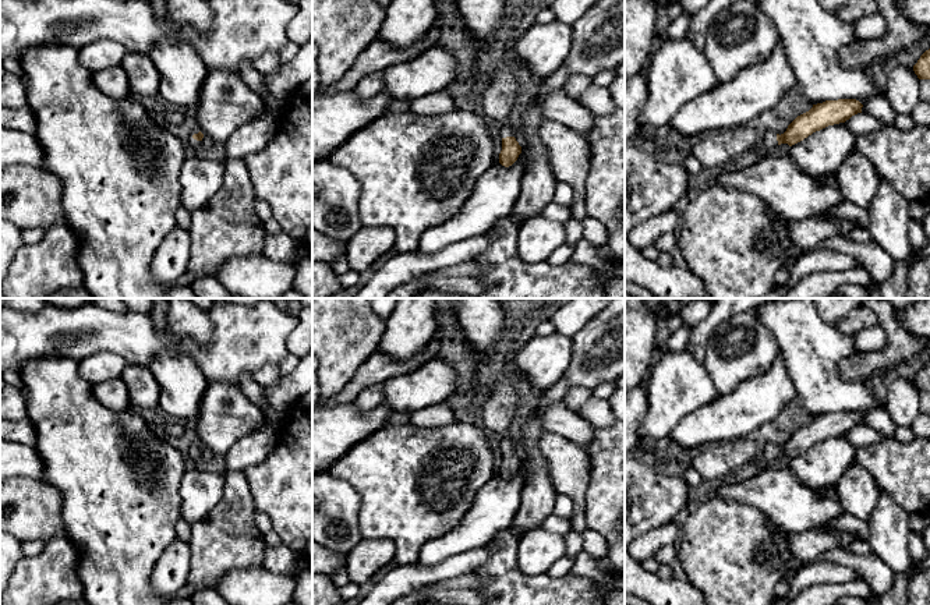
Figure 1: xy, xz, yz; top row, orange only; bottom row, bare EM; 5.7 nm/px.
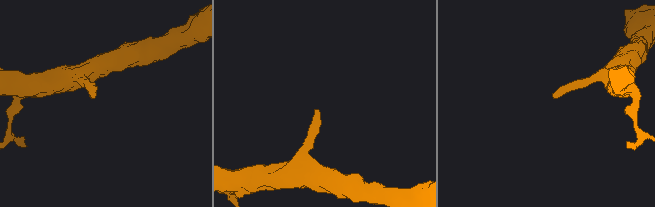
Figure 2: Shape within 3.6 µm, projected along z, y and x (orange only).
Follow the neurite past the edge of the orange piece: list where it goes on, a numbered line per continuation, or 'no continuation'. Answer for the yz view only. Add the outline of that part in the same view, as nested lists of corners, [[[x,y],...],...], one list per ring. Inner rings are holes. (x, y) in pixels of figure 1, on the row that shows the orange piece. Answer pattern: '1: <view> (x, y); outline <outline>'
1: yz (768, 142); outline [[[770,128],[754,148],[749,149],[742,156],[728,162],[724,166],[724,169],[728,171],[742,170],[747,166],[767,158],[767,155],[771,151],[777,149],[777,146],[778,146],[777,132],[774,128]]]

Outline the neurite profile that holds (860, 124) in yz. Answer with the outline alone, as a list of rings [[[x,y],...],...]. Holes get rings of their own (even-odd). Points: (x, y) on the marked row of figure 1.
[[[857,113],[844,123],[855,135],[866,135],[883,130],[885,125],[866,113]]]

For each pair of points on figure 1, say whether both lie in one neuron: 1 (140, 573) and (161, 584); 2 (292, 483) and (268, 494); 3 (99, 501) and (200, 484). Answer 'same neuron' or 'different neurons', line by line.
1: different neurons
2: same neuron
3: different neurons

